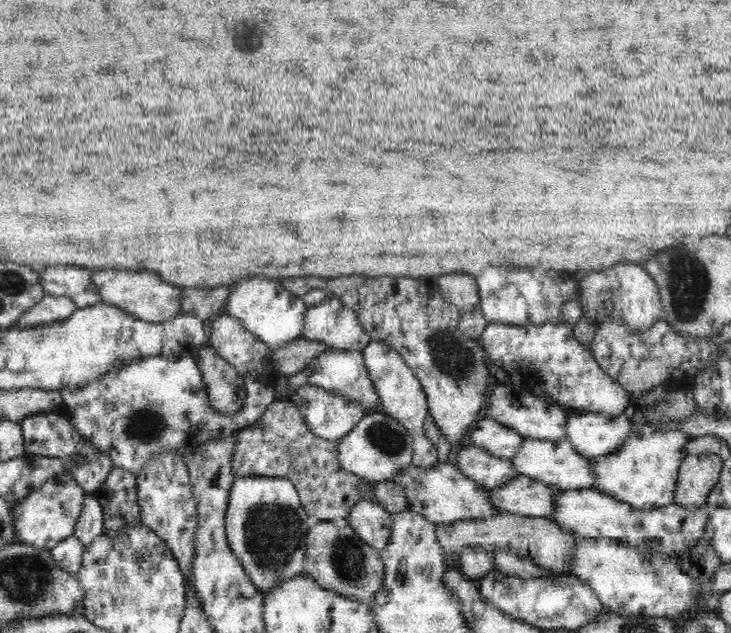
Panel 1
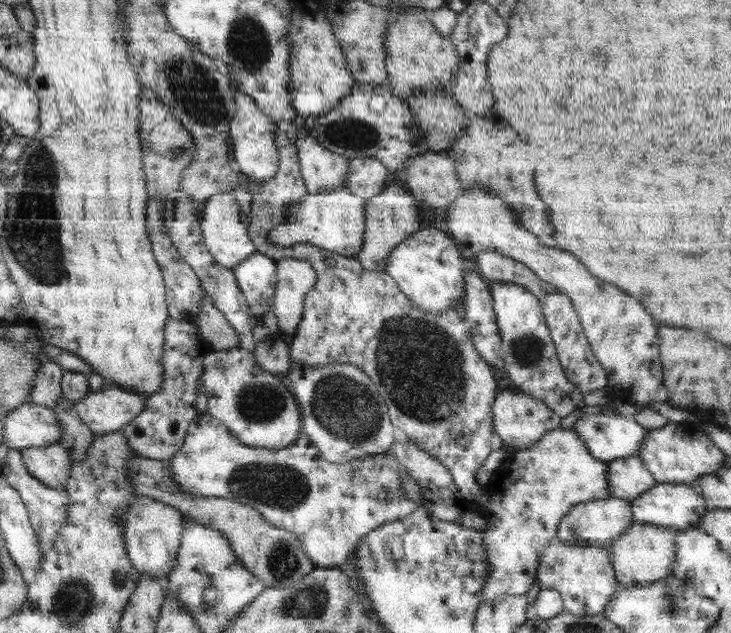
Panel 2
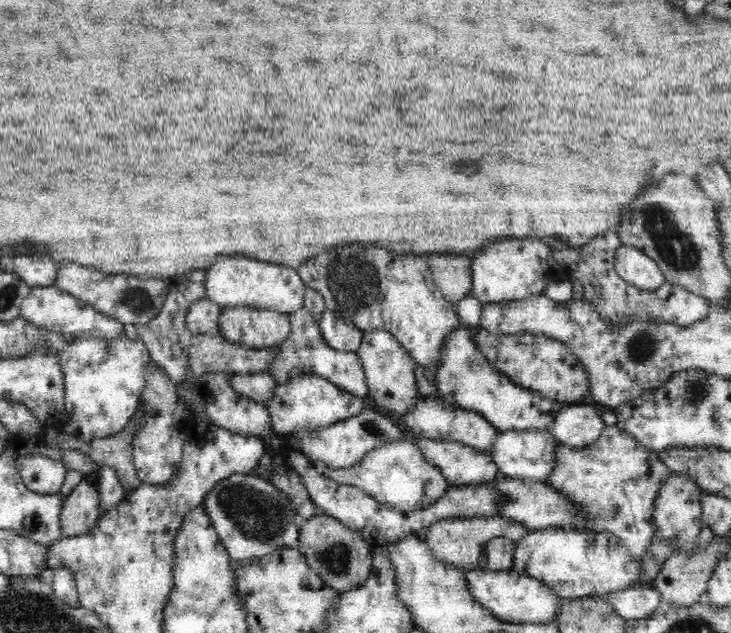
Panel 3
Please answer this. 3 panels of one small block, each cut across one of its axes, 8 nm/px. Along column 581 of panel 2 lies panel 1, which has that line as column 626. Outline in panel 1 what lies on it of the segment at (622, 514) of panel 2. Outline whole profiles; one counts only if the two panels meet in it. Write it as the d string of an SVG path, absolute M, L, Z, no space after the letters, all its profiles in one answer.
M598 489L570 490L556 494L556 514L552 519L578 537L614 539L624 546L639 547L644 553L672 555L702 539L712 511L707 503L688 508L676 502L654 510L642 510Z

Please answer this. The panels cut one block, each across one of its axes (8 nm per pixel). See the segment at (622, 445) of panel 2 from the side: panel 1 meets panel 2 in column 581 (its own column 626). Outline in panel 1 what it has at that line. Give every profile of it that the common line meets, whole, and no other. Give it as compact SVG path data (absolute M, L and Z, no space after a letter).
M576 412L568 417L566 438L582 456L589 459L620 452L632 432L629 412L613 417L608 413Z

